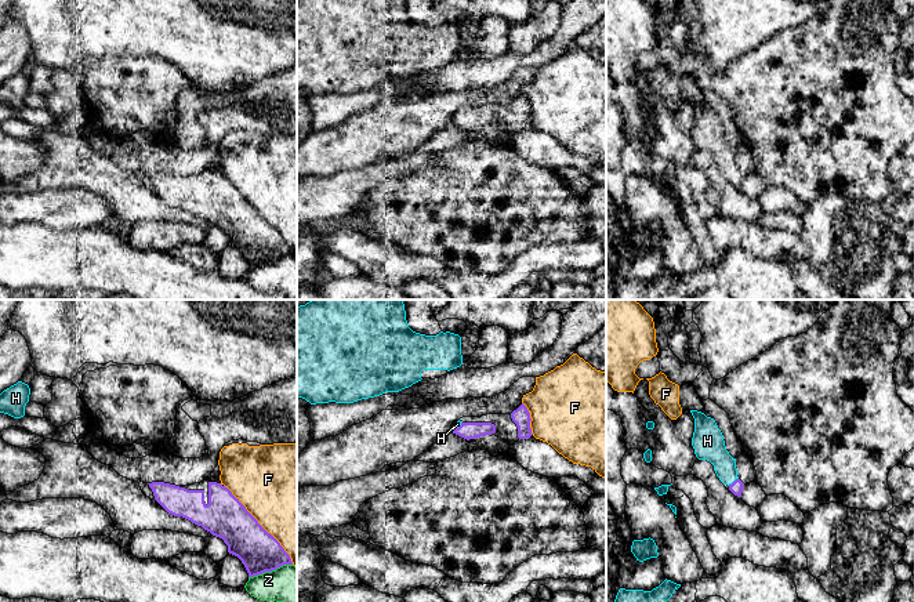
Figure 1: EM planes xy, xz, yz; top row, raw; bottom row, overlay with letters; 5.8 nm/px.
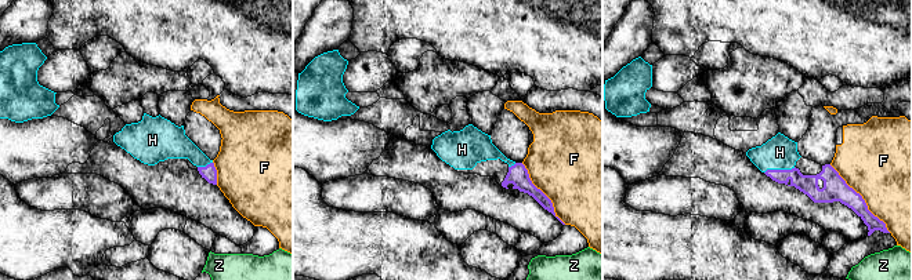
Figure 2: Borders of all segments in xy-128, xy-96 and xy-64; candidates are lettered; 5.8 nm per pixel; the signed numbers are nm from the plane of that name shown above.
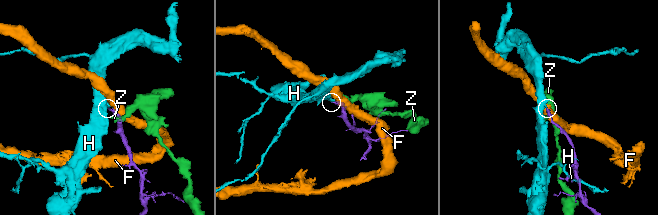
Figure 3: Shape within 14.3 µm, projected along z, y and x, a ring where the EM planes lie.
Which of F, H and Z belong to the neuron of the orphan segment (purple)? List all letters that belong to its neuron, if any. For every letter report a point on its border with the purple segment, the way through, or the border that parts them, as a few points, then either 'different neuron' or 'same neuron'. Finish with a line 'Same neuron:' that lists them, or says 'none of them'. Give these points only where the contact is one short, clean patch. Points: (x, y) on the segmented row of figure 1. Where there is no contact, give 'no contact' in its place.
F: meets purple in xy at (260, 525); different neuron
H: meets purple in yz at (733, 482); same neuron
Z: meets purple in xy at (269, 570); border along xy (292, 564), (283, 564), (249, 577); different neuron
Same neuron: H

